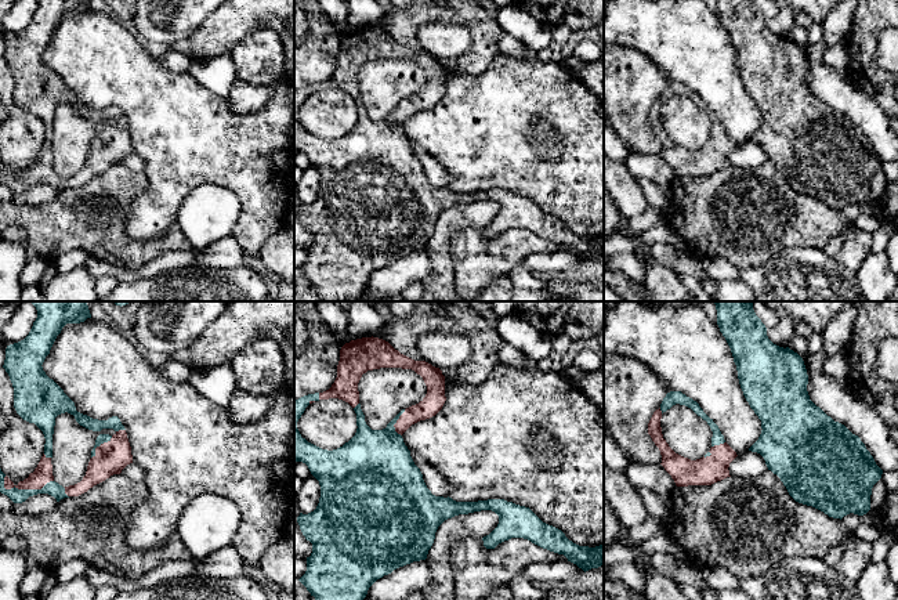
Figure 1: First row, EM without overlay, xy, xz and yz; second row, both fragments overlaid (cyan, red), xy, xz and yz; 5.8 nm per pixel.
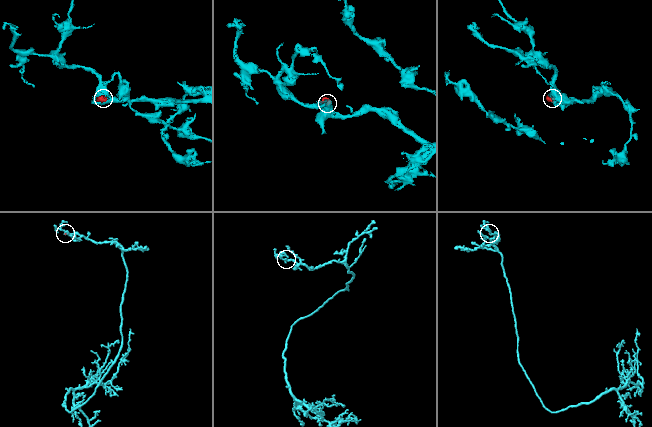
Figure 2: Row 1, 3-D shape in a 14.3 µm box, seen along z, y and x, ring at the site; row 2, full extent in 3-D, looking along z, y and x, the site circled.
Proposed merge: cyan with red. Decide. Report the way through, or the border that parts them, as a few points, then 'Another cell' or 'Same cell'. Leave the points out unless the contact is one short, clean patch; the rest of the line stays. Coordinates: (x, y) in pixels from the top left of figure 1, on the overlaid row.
Same cell

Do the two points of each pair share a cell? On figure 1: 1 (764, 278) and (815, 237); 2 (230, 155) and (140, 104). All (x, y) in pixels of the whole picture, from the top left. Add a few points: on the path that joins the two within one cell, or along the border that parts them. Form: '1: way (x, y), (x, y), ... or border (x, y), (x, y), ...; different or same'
1: border (821, 248), (788, 246), (774, 257); different
2: way (207, 143), (188, 136), (162, 109); same

